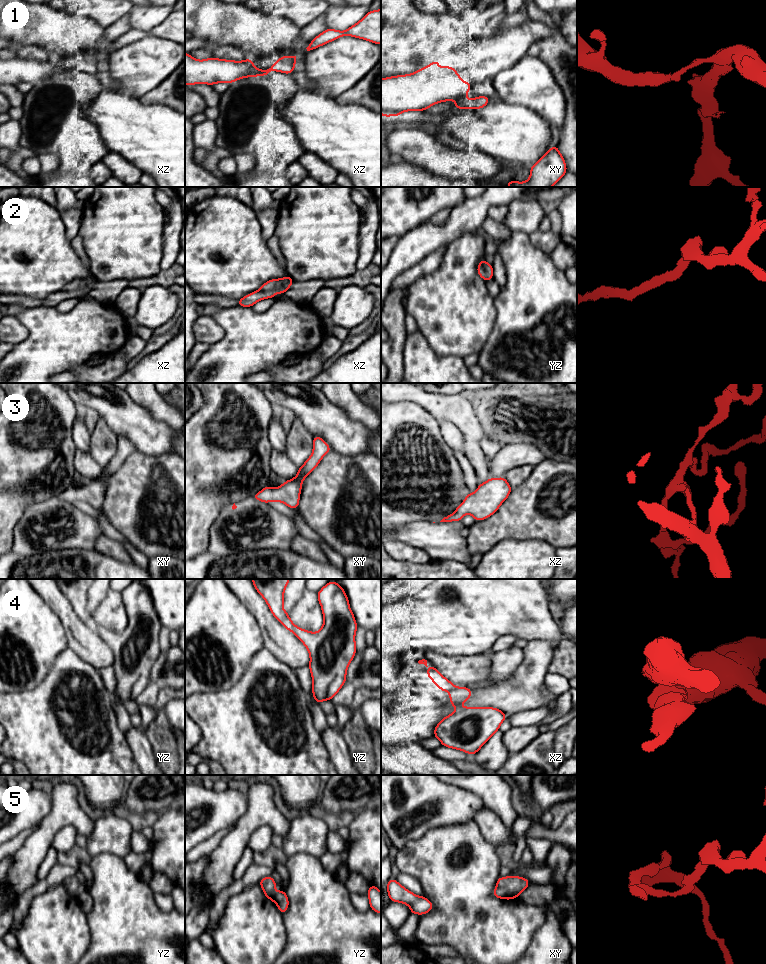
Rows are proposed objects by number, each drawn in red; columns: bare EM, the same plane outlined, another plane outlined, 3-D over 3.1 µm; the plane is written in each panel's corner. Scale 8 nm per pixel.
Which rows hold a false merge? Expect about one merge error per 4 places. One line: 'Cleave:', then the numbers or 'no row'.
Cleave: 1, 5

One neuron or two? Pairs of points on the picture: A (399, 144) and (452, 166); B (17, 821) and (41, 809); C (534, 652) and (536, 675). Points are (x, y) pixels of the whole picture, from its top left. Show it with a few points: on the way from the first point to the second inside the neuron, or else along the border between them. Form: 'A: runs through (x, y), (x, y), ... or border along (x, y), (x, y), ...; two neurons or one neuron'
A: runs through (412, 144), (439, 159); one neuron
B: runs through (23, 816), (31, 816), (35, 812); one neuron
C: runs through (536, 658), (536, 669); one neuron

